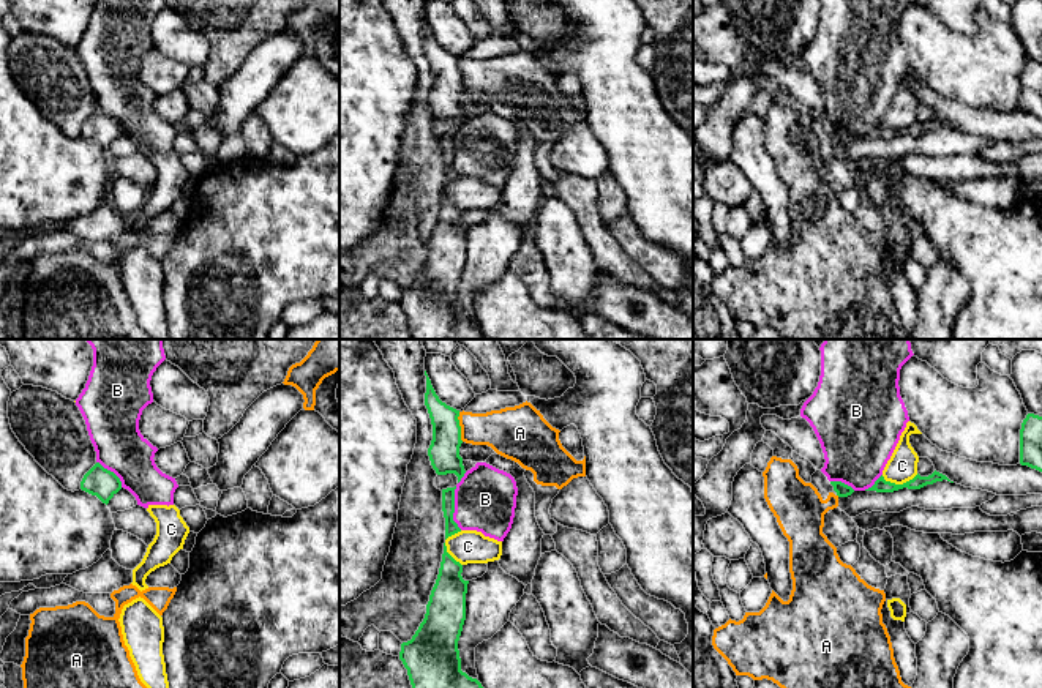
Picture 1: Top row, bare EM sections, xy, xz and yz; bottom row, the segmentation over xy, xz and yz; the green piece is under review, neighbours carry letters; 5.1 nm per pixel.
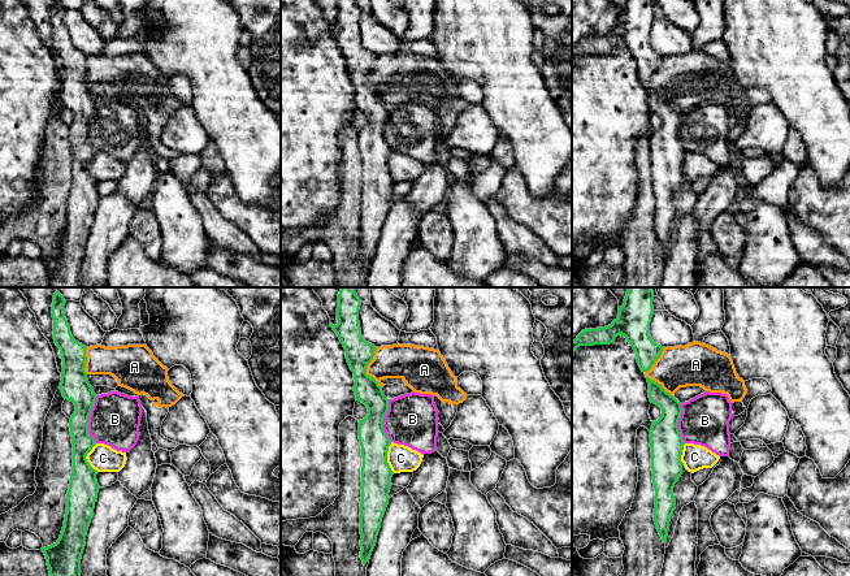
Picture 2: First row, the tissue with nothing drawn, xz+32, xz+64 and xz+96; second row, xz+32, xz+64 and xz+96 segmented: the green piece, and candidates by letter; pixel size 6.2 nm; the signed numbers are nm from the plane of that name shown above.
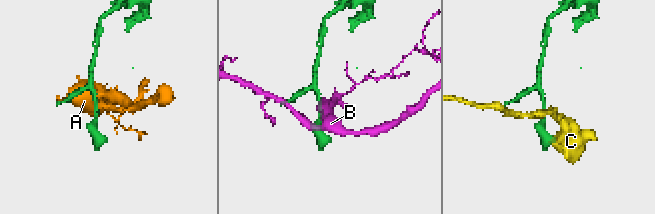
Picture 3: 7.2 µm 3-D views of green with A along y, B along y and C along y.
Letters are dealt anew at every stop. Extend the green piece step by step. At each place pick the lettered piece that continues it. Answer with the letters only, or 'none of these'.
none of these

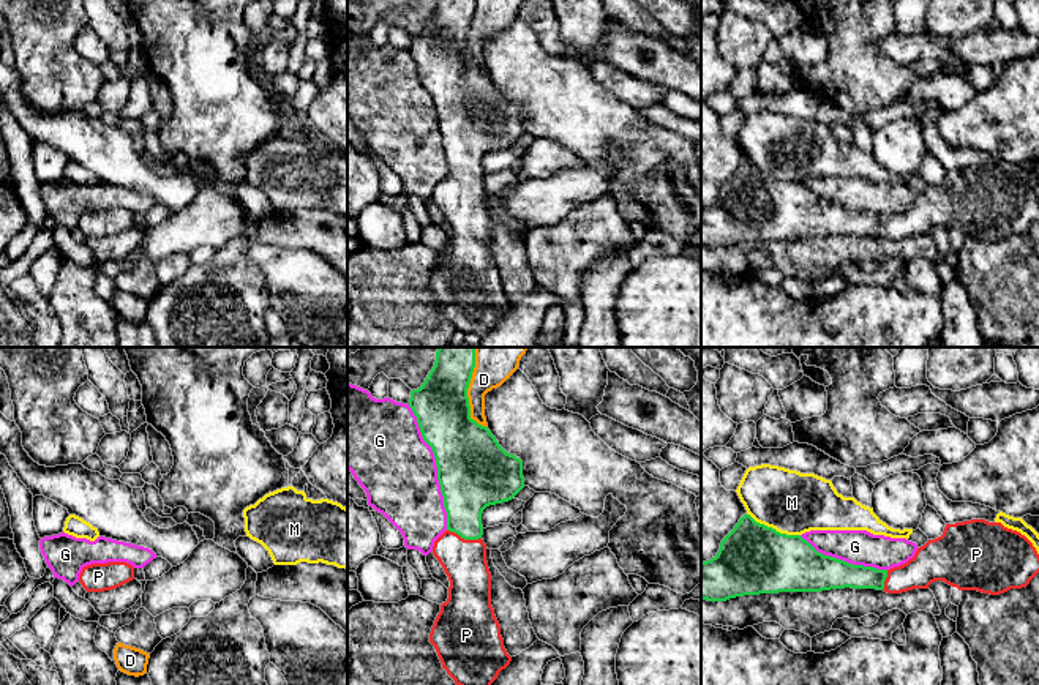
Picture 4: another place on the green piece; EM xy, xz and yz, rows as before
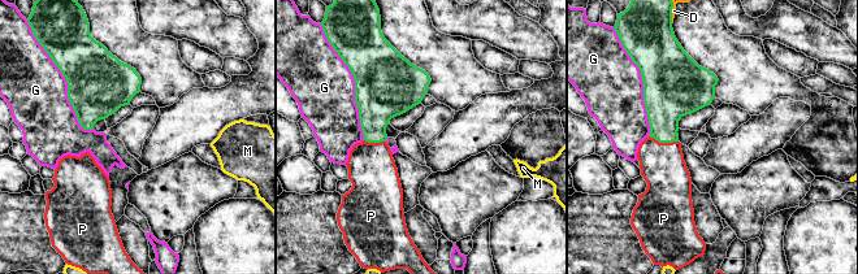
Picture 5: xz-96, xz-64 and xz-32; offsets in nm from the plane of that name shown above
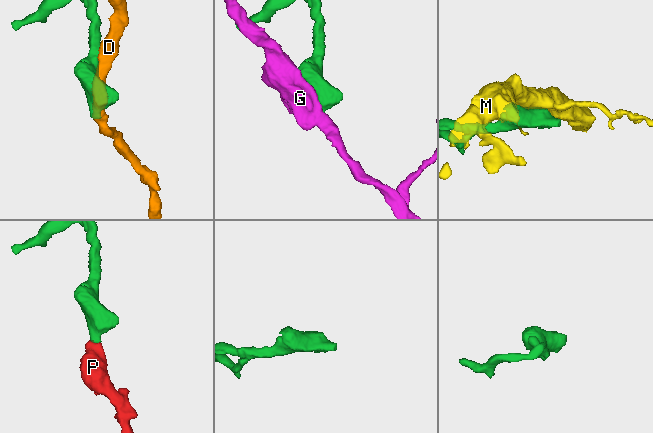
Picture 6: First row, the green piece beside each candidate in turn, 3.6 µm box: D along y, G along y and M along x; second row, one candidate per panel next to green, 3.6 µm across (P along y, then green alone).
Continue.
P

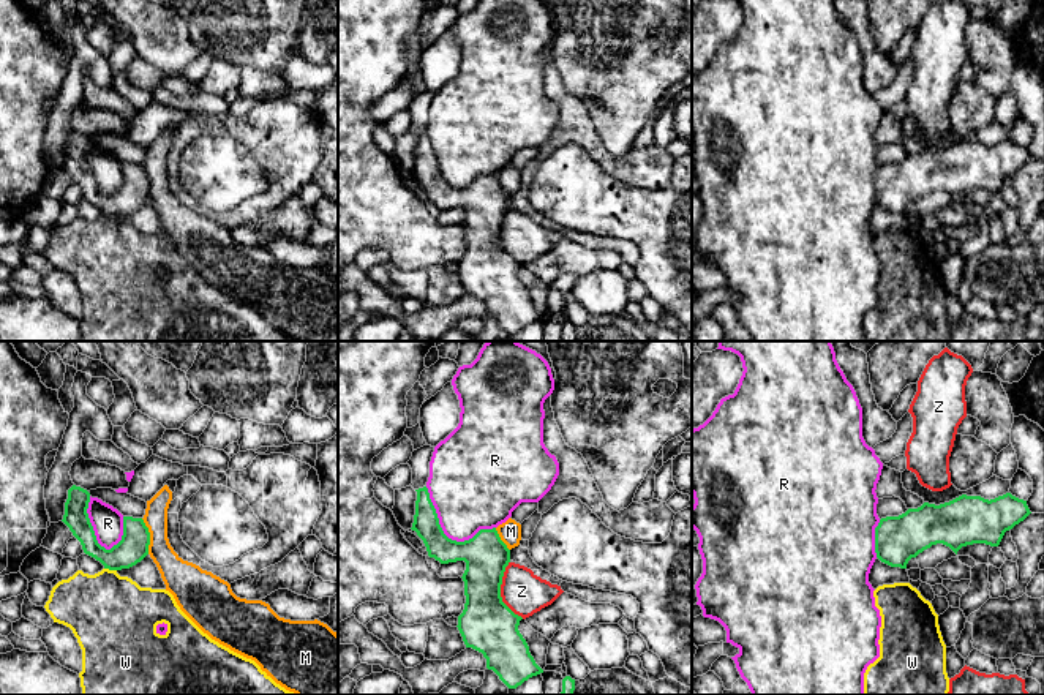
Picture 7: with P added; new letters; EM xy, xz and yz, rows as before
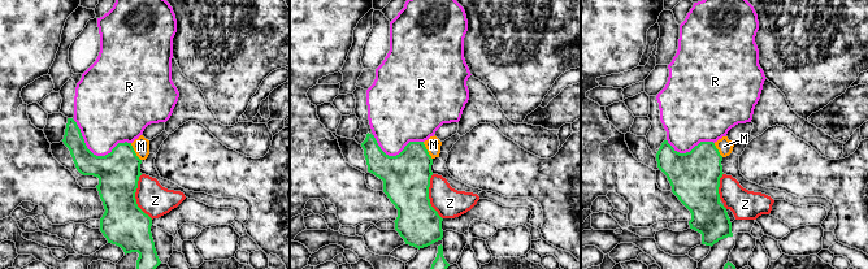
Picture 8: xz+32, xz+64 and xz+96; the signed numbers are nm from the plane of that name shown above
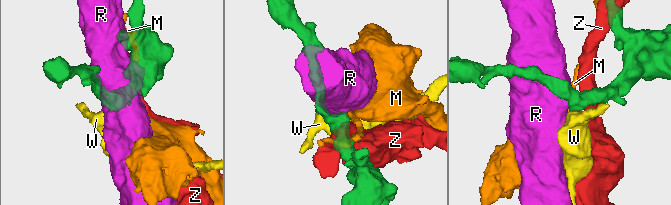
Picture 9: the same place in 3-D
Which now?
none of these

